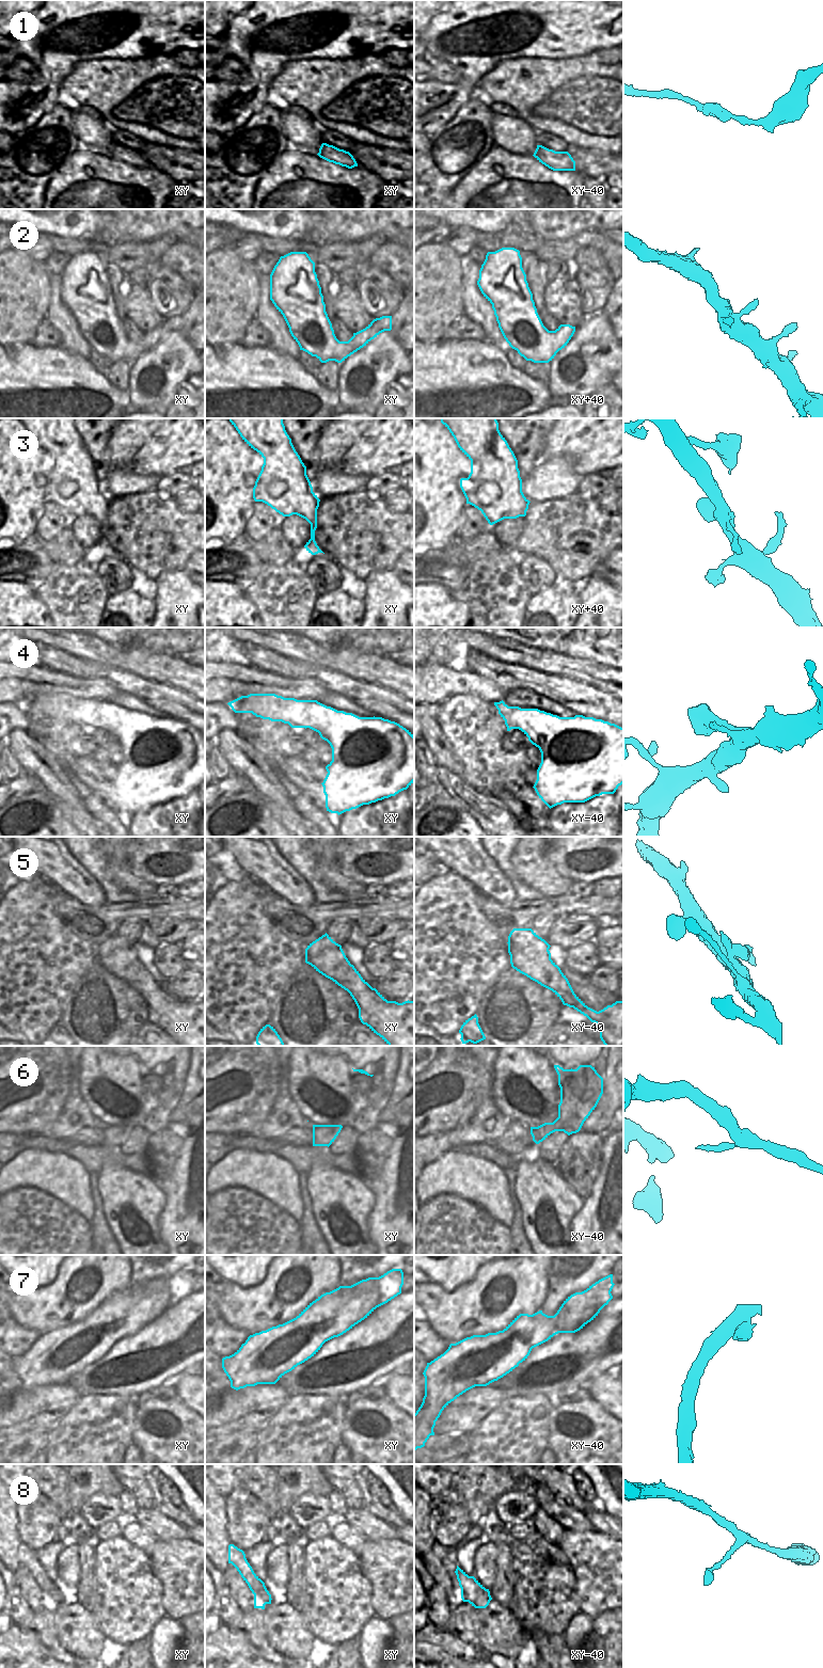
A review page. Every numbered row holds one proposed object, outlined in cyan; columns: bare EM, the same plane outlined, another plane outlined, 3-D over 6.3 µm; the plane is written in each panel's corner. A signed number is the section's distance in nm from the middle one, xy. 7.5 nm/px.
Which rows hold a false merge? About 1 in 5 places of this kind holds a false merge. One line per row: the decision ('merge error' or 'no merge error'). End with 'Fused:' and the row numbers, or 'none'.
1: no merge error
2: no merge error
3: no merge error
4: no merge error
5: no merge error
6: no merge error
7: no merge error
8: no merge error
Fused: none

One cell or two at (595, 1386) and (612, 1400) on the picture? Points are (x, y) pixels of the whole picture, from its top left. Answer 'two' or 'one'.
one

